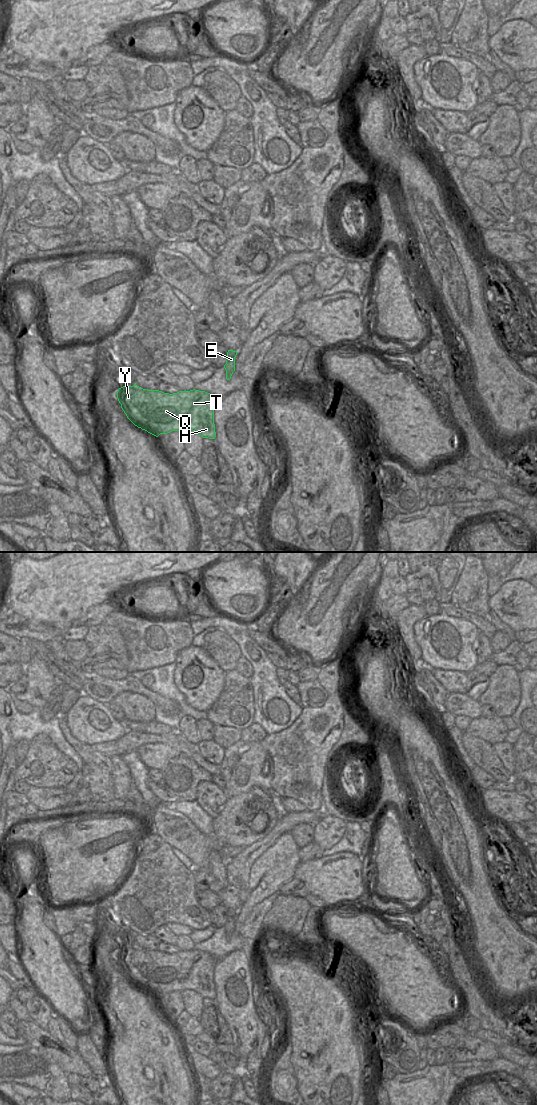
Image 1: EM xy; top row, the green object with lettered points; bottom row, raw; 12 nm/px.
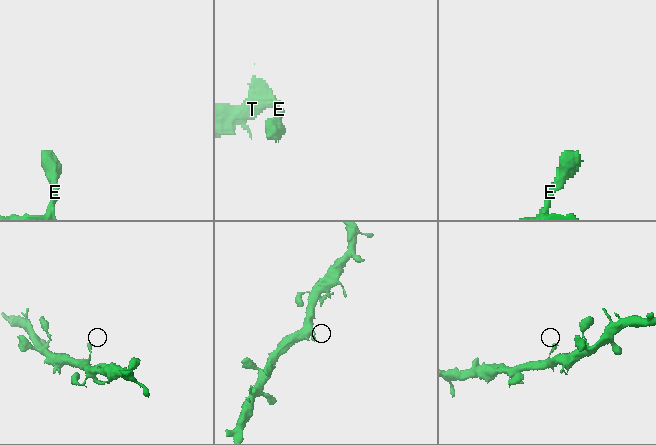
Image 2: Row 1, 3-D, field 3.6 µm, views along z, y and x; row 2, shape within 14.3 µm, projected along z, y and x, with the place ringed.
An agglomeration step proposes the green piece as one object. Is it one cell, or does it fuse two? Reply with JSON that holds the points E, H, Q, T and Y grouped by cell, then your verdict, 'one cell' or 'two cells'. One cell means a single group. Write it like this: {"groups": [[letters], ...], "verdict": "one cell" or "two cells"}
{"groups": [["E", "H", "Q", "T", "Y"]], "verdict": "one cell"}

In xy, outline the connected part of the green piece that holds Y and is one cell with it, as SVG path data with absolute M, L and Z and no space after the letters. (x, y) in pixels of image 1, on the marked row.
M134 383L117 391L127 418L138 428L158 437L172 431L193 430L203 438L215 439L214 408L217 401L199 390L169 394L143 389Z

